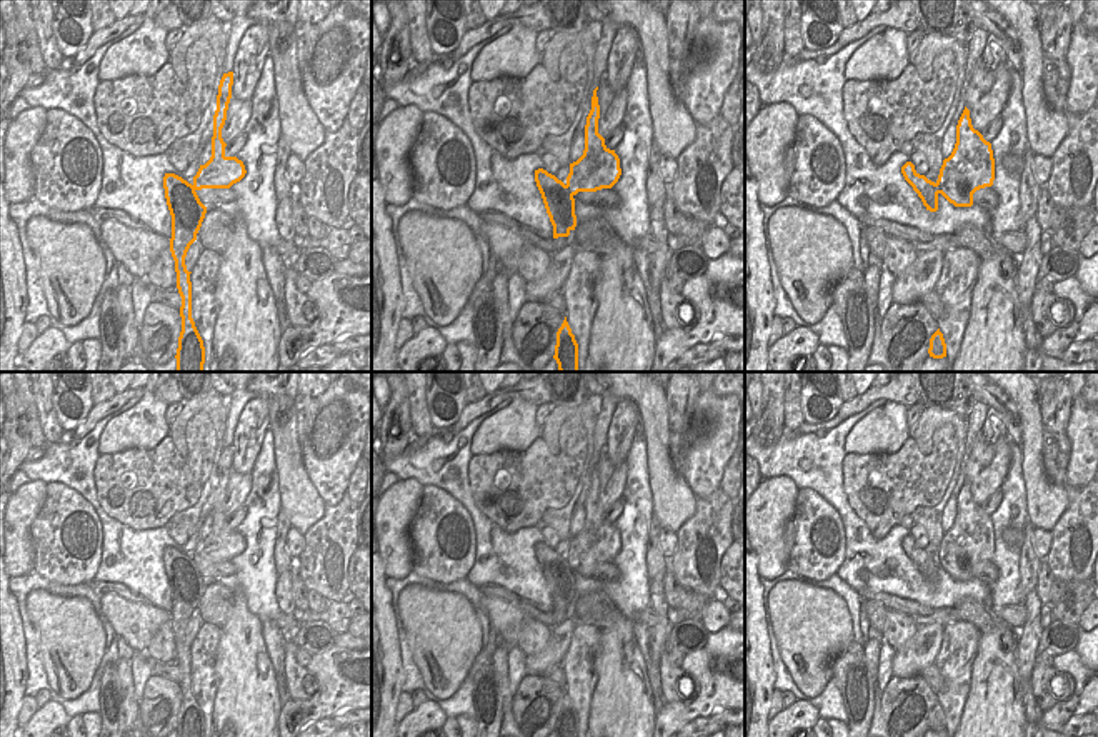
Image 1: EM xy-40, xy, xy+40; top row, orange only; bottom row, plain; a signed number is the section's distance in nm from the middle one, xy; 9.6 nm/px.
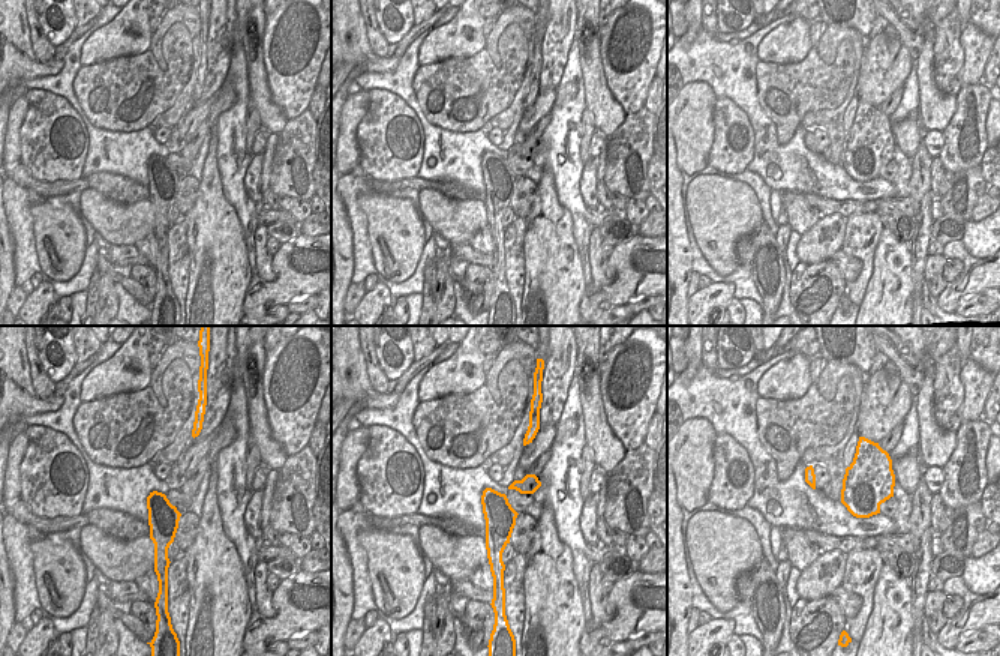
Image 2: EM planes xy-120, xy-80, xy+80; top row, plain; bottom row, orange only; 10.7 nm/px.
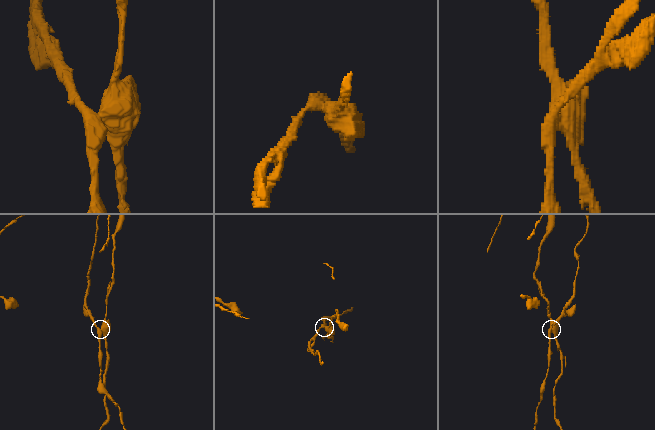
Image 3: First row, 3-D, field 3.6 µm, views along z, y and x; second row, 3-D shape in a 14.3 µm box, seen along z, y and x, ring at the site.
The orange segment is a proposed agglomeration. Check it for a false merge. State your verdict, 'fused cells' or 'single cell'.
fused cells

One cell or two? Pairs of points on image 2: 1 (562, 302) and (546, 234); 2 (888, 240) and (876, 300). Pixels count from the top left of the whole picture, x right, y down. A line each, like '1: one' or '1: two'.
1: one
2: one

